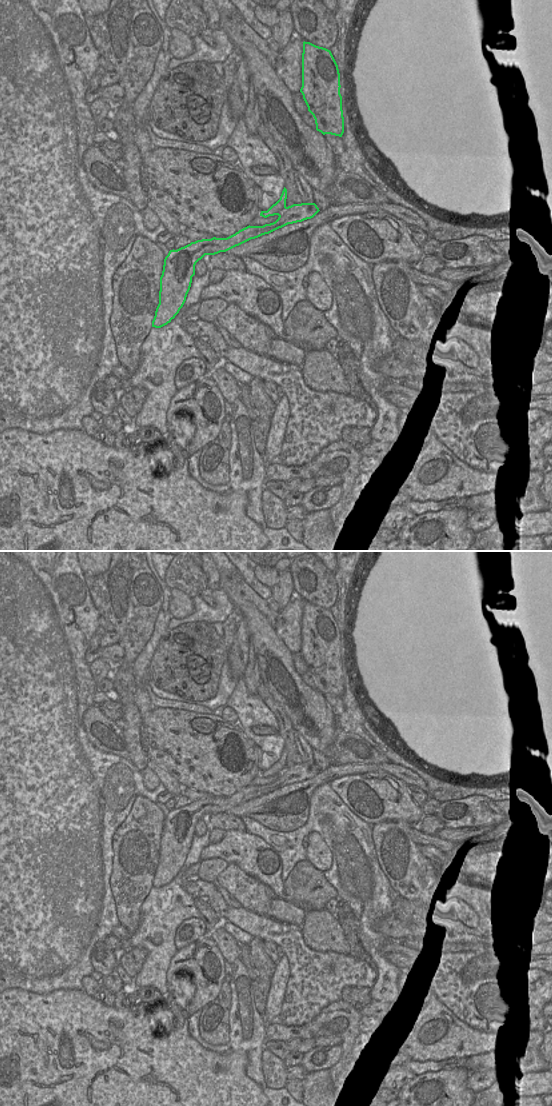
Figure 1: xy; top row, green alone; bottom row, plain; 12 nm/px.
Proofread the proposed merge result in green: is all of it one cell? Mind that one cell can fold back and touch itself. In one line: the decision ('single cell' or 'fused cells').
single cell

